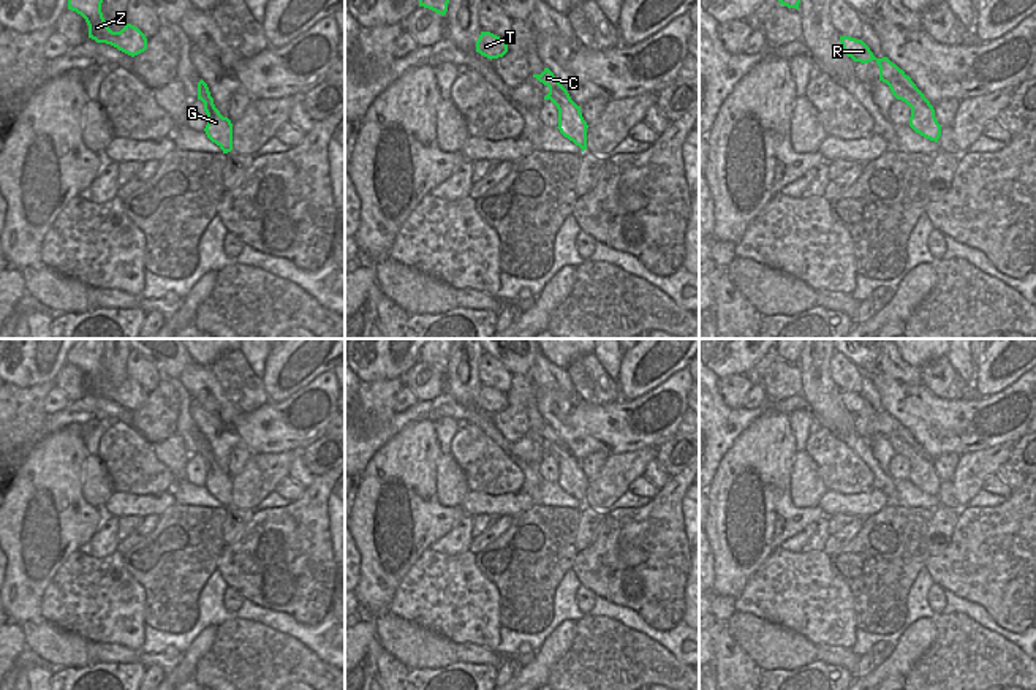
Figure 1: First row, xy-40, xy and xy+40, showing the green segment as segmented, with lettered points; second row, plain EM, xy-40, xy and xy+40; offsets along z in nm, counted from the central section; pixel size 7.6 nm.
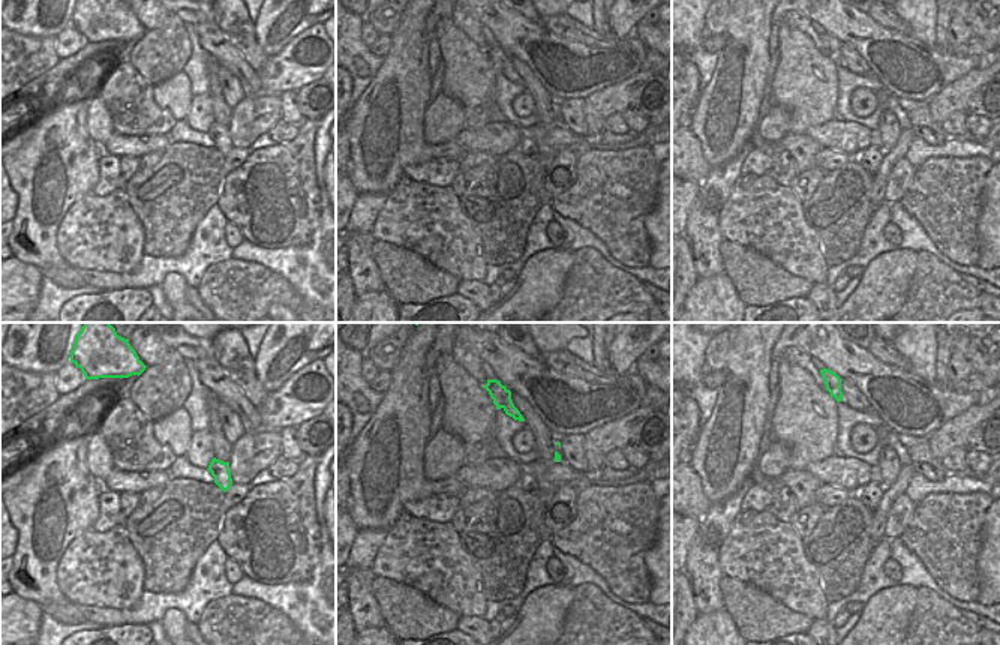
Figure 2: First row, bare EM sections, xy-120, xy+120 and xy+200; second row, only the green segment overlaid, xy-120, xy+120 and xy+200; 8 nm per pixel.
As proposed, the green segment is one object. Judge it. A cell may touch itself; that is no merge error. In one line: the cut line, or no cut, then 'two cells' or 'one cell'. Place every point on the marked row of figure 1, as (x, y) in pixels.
cut in xy+40 along (886, 81), (899, 81), (918, 98); two cells

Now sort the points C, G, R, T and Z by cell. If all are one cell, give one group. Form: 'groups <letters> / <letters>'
groups C R T Z / G

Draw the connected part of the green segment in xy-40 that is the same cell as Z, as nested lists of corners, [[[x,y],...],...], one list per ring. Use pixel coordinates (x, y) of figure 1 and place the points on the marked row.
[[[68,0],[68,9],[81,14],[89,25],[89,38],[106,43],[134,57],[147,49],[146,35],[134,25],[127,24],[120,32],[112,32],[101,13],[103,0]]]

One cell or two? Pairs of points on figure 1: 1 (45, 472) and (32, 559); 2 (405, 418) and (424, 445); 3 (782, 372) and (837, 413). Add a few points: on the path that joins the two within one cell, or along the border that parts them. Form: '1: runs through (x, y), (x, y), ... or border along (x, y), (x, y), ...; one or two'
1: runs through (43, 494), (43, 519), (37, 537); one
2: border along (434, 421), (408, 423), (380, 447); two
3: border along (797, 364), (802, 393); two

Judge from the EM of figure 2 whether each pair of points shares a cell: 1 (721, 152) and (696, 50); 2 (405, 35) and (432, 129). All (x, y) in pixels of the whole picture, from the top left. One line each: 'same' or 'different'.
1: different
2: different

